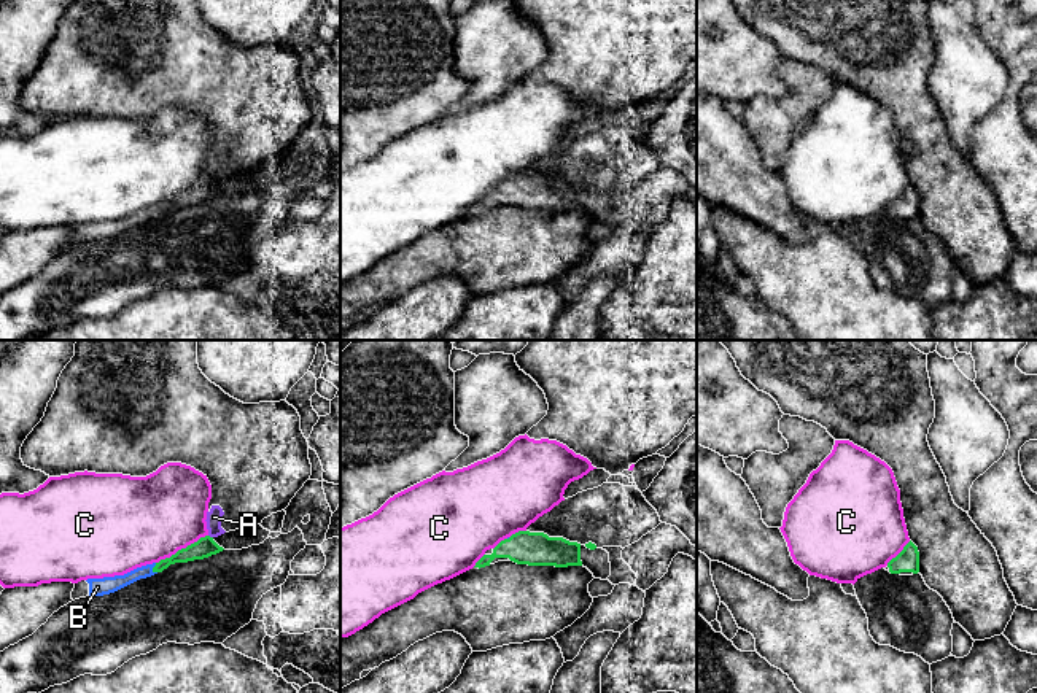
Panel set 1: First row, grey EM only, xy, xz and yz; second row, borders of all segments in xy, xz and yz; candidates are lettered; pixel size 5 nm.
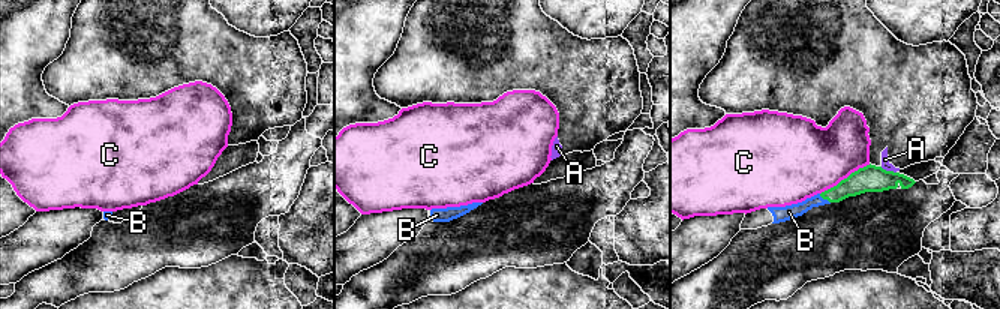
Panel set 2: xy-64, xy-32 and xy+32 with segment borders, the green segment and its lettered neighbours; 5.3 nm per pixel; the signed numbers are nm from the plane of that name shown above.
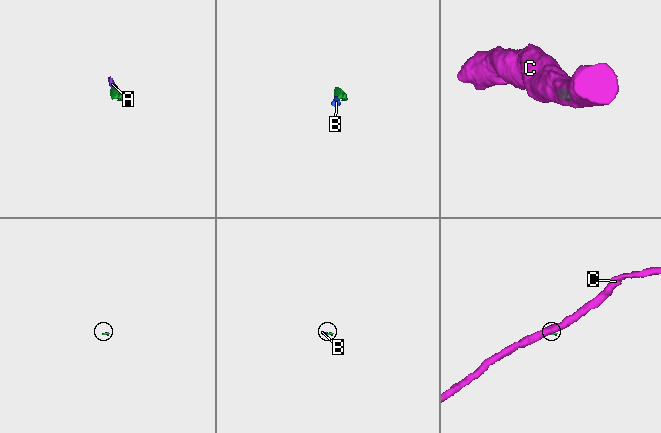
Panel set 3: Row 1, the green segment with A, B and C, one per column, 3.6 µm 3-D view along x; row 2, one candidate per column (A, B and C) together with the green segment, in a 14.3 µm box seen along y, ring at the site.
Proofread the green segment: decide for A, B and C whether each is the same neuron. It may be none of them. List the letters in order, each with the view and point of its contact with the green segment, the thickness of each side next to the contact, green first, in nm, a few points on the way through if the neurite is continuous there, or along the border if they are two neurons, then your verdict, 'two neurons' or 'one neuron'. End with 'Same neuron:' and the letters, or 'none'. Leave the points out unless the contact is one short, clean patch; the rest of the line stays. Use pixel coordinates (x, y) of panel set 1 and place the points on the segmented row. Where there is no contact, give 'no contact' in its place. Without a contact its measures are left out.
A: meets green in xy at (209, 536); 100 nm thick on the green side, 80 nm on the other; two neurons
B: meets green in xy at (153, 568); 90 nm thick on the green side, 90 nm on the other; runs through xy (198, 550), (153, 568), (107, 585); one neuron
C: meets green in xy at (182, 549); 100 nm thick on the green side, 440 nm on the other; border along xy (207, 534), (156, 563); two neurons
Same neuron: B

